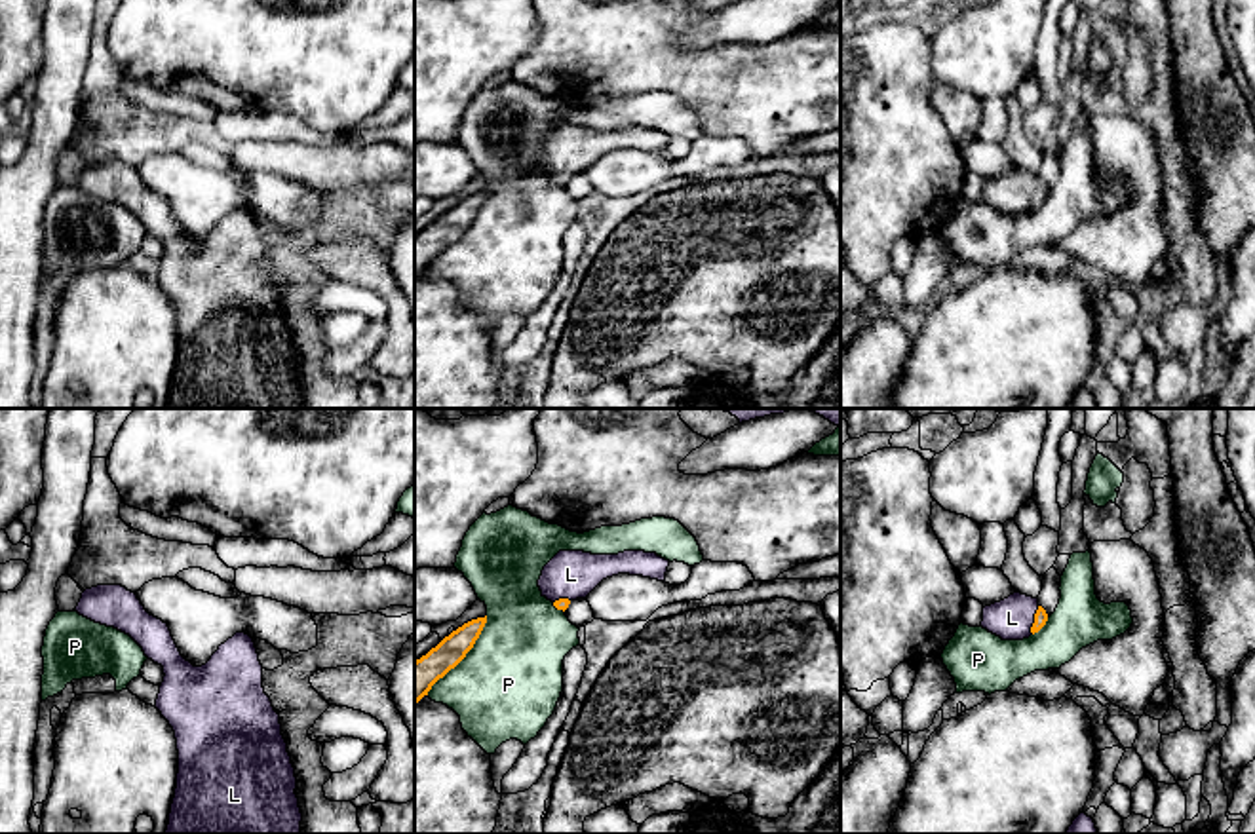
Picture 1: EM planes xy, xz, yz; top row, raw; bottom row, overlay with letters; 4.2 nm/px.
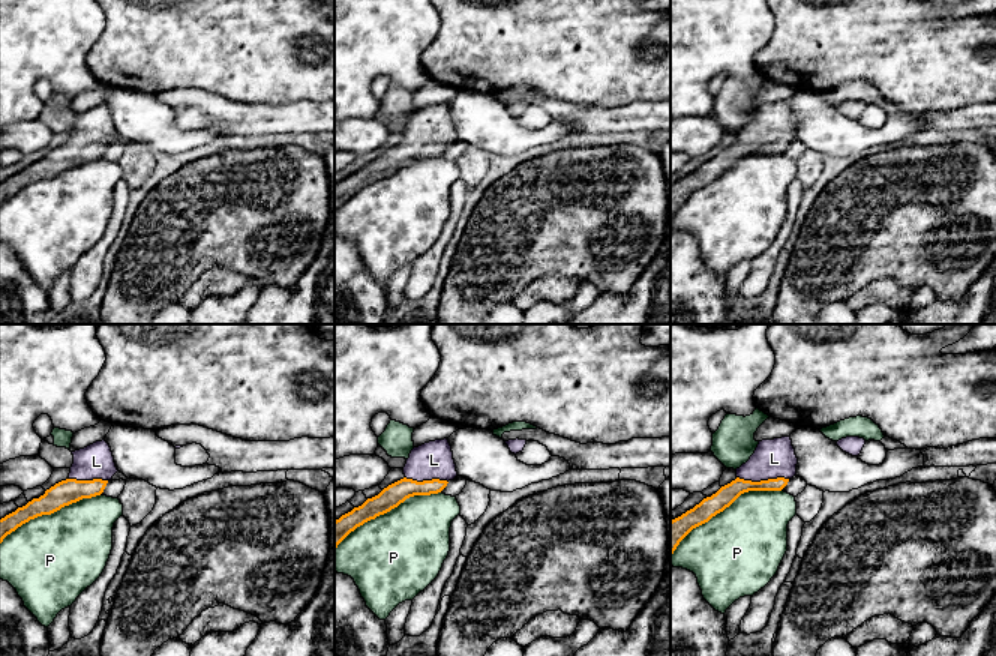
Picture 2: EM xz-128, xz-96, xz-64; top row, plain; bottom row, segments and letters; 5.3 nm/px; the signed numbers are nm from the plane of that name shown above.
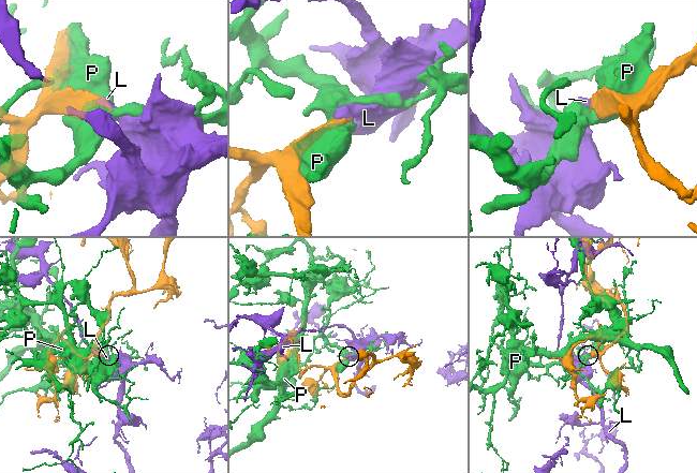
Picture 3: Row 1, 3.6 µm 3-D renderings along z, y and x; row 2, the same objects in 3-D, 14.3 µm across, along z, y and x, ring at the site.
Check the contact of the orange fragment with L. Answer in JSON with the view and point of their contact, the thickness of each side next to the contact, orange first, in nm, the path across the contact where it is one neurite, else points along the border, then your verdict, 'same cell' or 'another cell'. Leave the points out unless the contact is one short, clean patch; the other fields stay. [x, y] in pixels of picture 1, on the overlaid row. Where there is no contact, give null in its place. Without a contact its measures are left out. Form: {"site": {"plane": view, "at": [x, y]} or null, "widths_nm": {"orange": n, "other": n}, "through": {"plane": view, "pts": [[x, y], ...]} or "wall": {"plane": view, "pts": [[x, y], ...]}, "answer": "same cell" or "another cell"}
{"site": {"plane": "yz", "at": [1035, 620]}, "widths_nm": {"orange": 60, "other": 180}, "through": {"plane": "yz", "pts": [[1041, 616], [1035, 620], [1012, 618]]}, "answer": "same cell"}

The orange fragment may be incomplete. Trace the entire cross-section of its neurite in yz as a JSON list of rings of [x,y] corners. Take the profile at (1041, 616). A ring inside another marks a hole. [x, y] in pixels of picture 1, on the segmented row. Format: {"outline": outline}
{"outline": [[[1014,593],[1008,598],[983,608],[981,627],[1002,640],[1023,640],[1038,633],[1048,621],[1038,598]]]}

